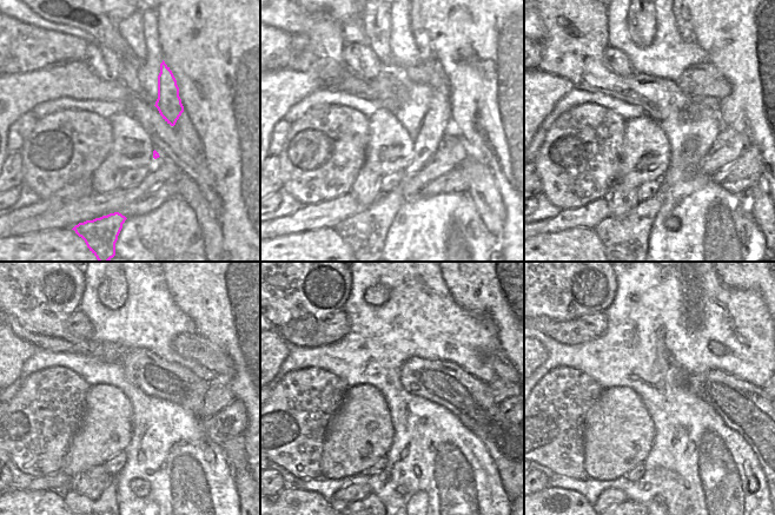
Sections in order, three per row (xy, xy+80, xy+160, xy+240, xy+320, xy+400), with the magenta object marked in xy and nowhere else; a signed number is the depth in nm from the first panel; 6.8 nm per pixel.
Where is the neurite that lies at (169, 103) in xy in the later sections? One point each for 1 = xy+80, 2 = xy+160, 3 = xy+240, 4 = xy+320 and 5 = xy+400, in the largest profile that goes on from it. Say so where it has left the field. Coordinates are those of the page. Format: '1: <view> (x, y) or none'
1: xy+80 (364, 233)
2: xy+160 (626, 237)
3: xy+240 (107, 501)
4: xy+320 (370, 501)
5: xy+400 (627, 501)

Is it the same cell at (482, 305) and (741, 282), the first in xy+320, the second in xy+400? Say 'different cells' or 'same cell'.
same cell

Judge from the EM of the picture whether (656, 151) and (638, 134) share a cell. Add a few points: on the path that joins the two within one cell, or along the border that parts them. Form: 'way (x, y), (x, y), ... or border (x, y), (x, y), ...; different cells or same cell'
way (651, 147), (643, 139); same cell

